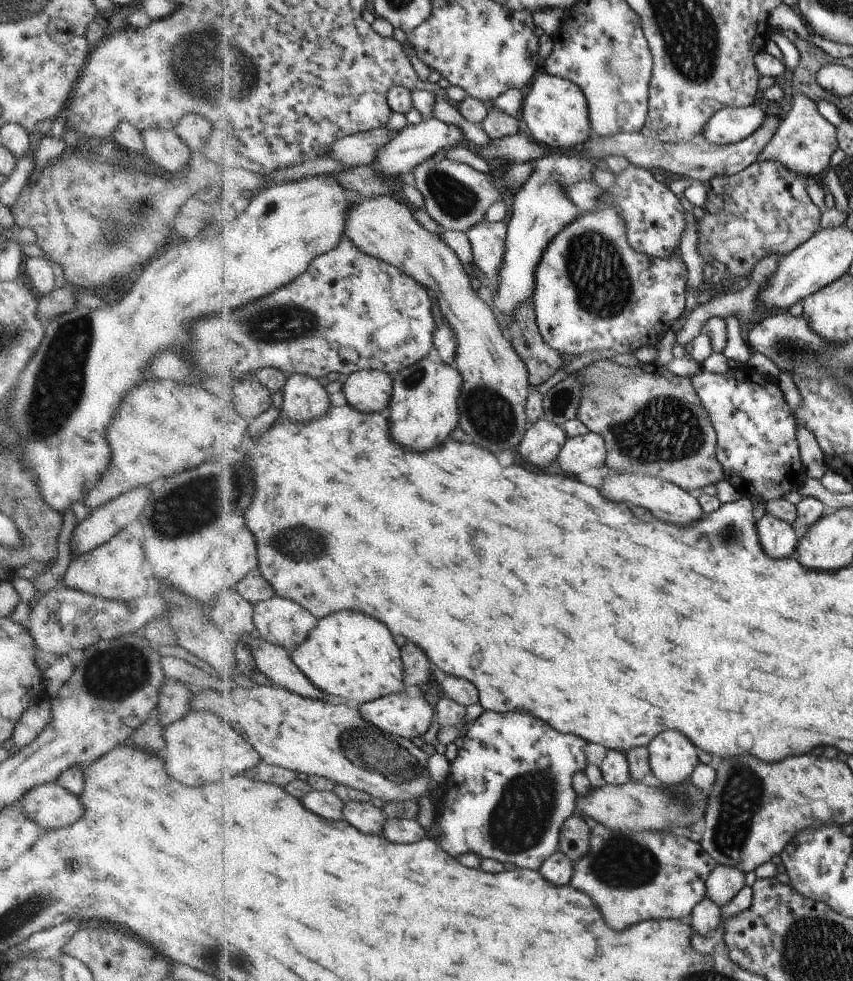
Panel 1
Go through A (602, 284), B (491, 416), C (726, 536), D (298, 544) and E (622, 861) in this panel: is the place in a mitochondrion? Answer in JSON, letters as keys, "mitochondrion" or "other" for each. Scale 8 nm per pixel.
{"A":"mitochondrion","B":"mitochondrion","C":"mitochondrion","D":"mitochondrion","E":"mitochondrion"}

